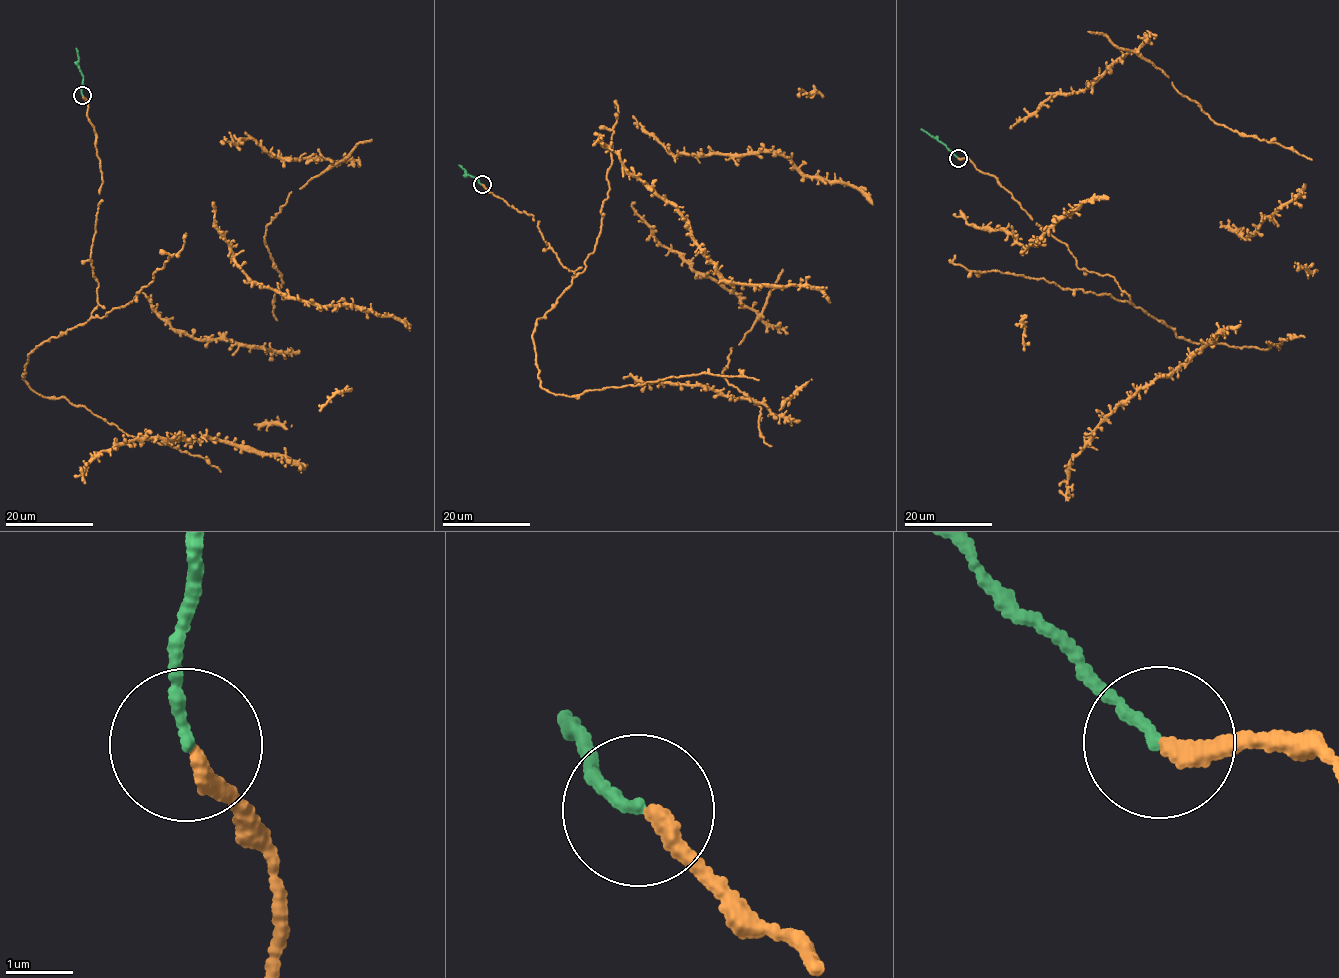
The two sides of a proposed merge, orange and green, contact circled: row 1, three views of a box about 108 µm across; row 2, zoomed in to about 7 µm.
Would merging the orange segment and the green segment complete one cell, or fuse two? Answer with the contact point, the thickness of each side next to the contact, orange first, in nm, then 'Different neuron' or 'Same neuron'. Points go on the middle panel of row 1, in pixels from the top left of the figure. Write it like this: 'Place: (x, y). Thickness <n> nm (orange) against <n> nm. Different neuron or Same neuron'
Place: (482, 184). Thickness 240 nm (orange) against 160 nm. Same neuron

